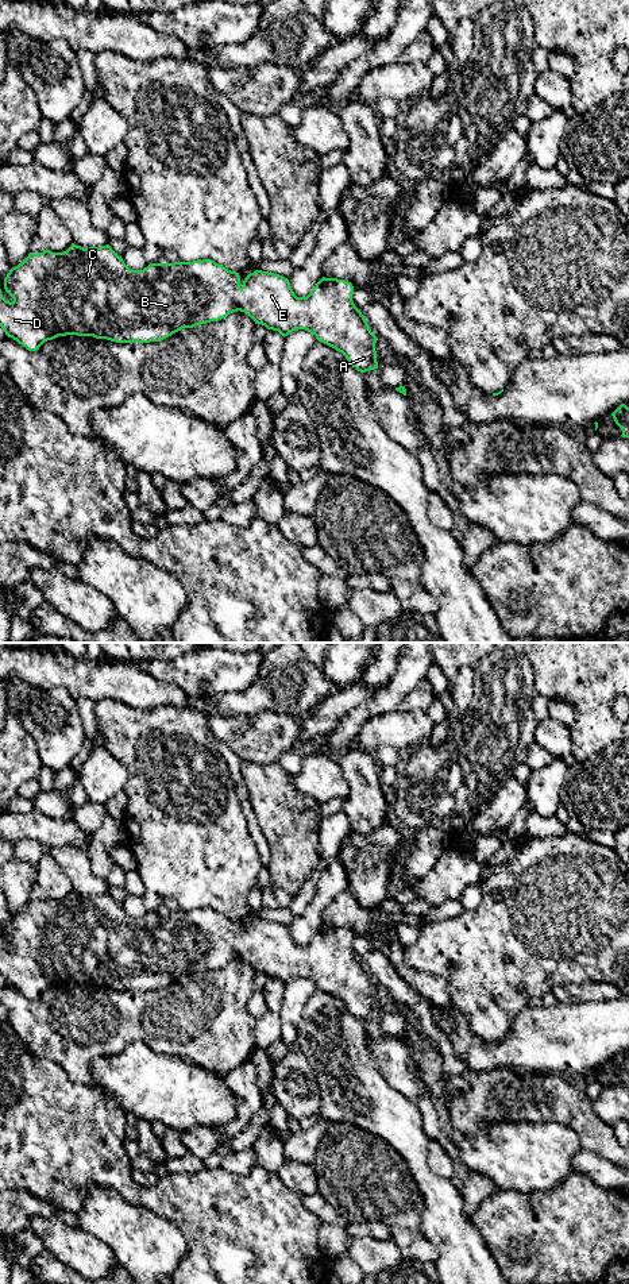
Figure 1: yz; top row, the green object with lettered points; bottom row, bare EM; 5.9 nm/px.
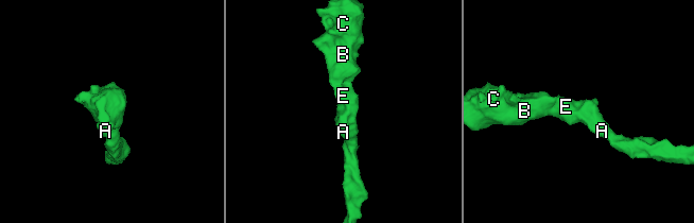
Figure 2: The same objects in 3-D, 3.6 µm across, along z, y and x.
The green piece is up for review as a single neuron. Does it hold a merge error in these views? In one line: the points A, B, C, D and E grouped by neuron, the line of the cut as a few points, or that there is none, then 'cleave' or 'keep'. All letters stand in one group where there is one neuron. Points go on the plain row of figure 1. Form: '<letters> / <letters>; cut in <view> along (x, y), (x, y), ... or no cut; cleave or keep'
A B C D E; no cut; keep

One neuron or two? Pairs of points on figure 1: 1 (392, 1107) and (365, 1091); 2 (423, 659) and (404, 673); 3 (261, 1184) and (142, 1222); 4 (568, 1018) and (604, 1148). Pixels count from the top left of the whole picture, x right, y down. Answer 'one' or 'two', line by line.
1: one
2: one
3: two
4: two

